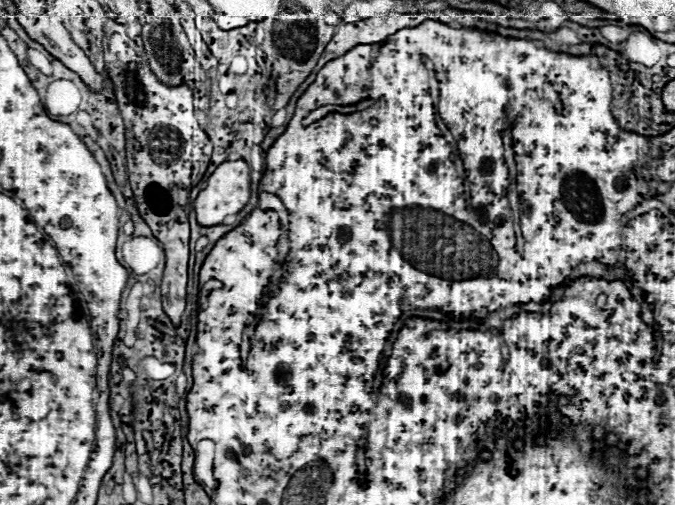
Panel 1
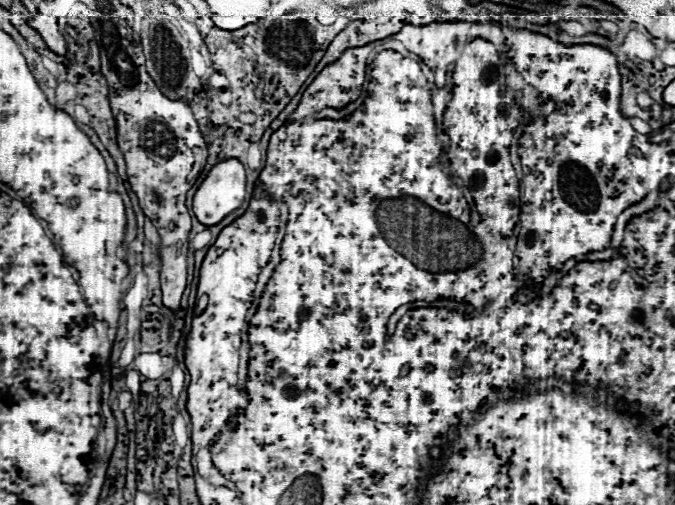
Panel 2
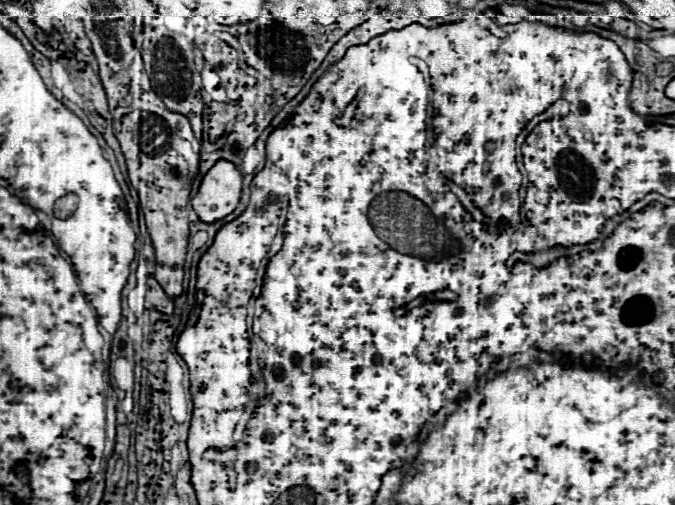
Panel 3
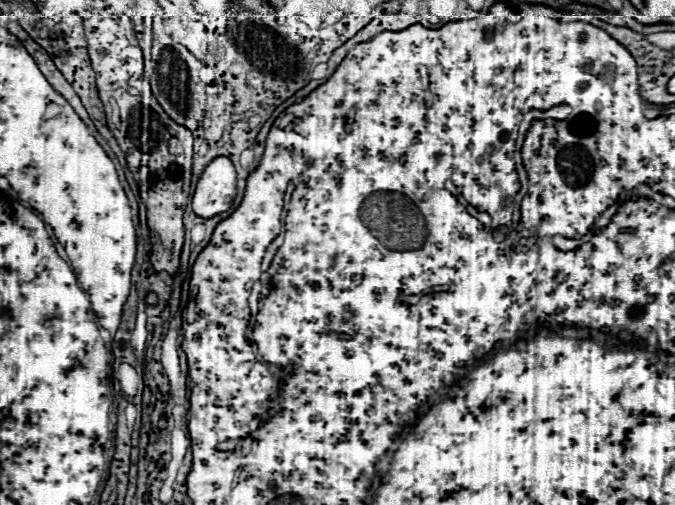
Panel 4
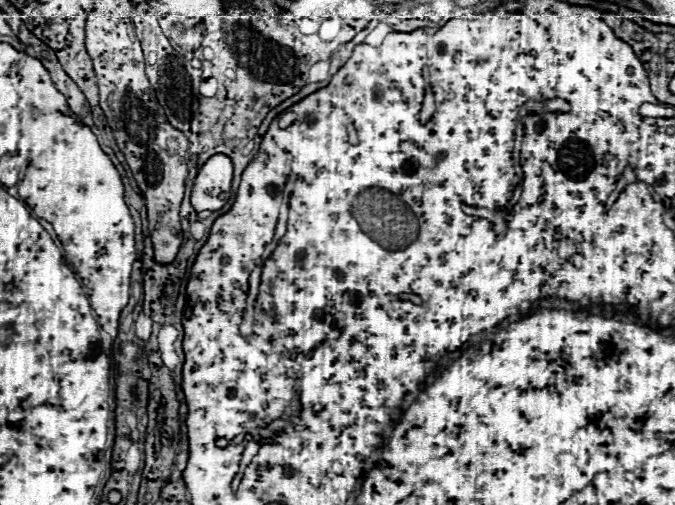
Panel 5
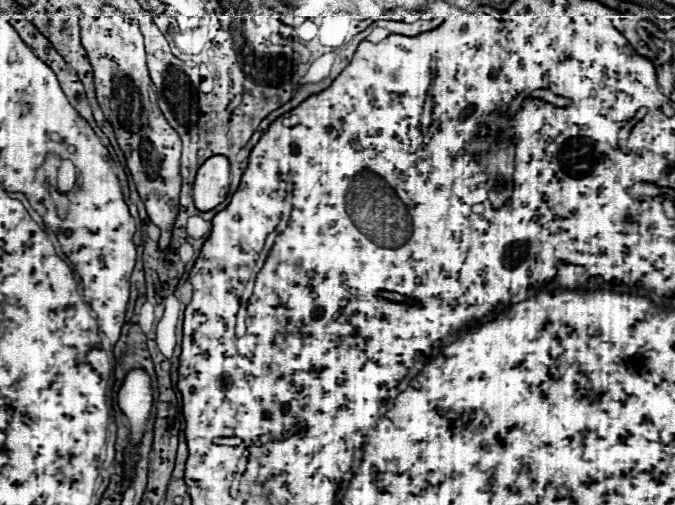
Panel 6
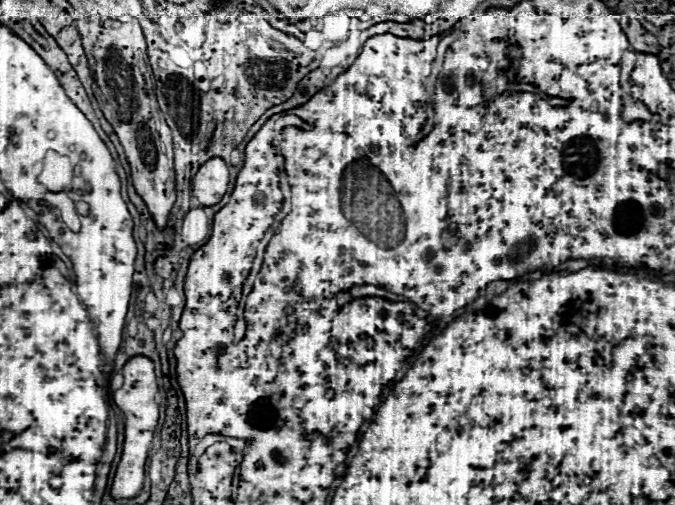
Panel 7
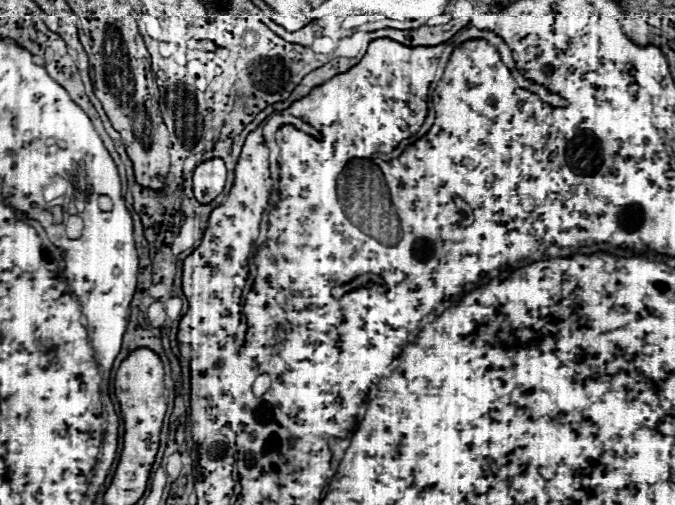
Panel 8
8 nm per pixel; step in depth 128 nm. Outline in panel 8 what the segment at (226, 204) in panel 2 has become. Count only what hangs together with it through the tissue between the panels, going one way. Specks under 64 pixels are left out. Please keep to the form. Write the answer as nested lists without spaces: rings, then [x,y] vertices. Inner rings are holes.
[[[220,158],[202,162],[193,174],[193,194],[200,204],[212,202],[226,184],[226,166]]]

